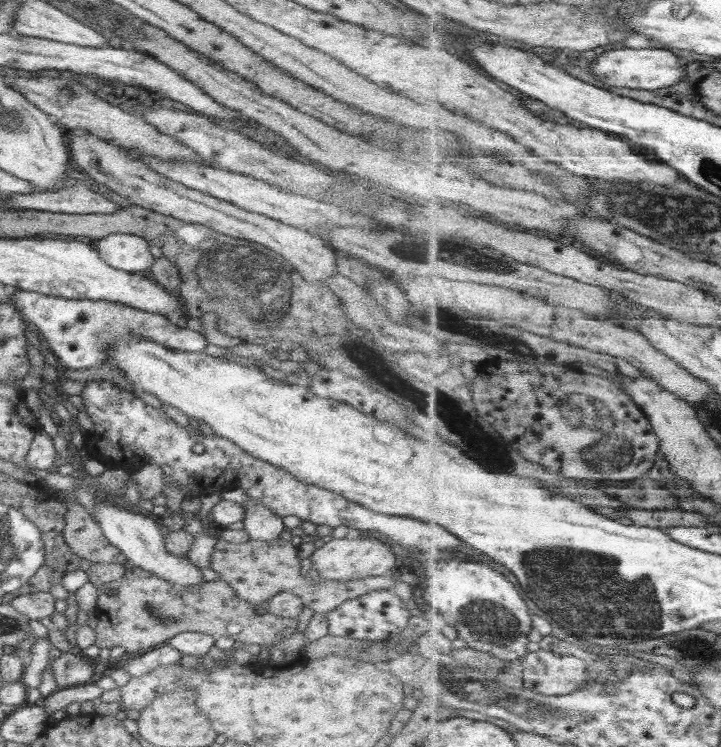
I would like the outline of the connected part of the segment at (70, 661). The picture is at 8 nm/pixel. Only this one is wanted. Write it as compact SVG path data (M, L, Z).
M78 651L62 652L52 662L52 674L58 688L86 685L94 676L93 664Z

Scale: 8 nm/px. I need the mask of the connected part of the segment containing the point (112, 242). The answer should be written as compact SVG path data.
M114 233L96 240L94 245L105 263L124 272L139 274L154 264L148 241L141 236Z

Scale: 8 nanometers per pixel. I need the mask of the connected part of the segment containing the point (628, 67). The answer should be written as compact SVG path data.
M620 48L600 55L592 62L592 74L599 81L611 86L623 88L644 88L644 90L660 90L667 86L680 84L688 78L686 63L682 57L670 48Z

